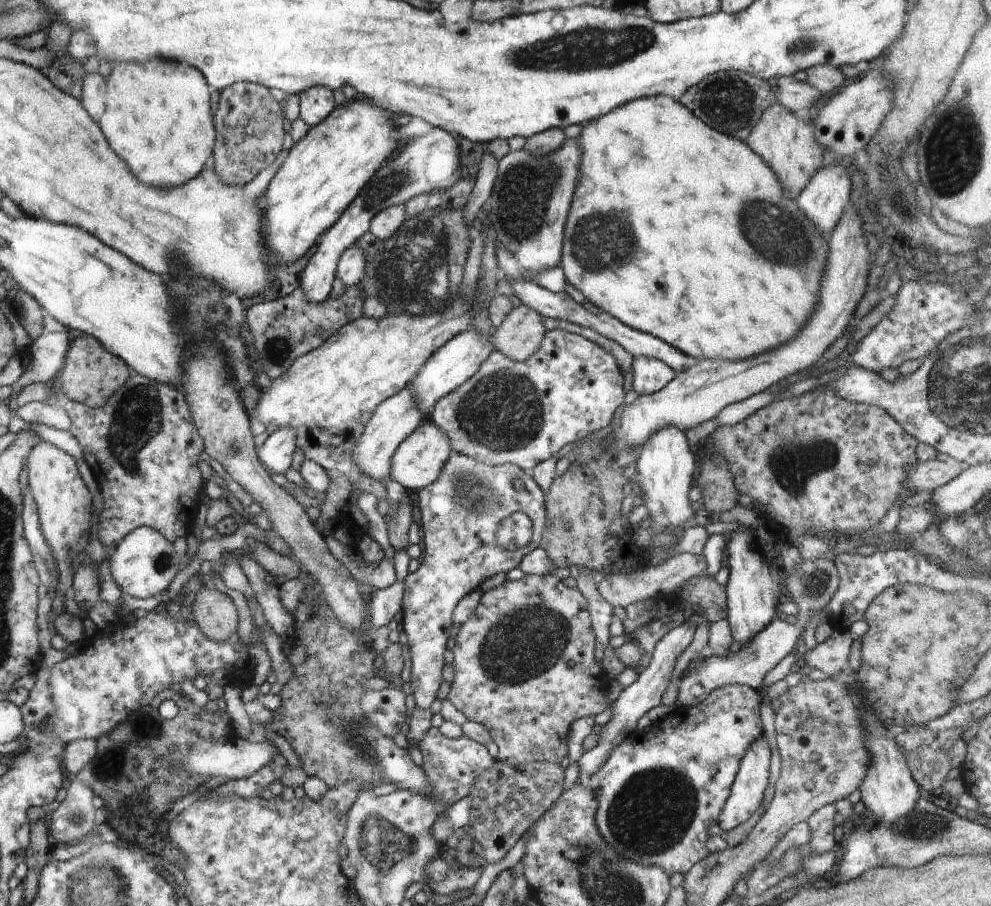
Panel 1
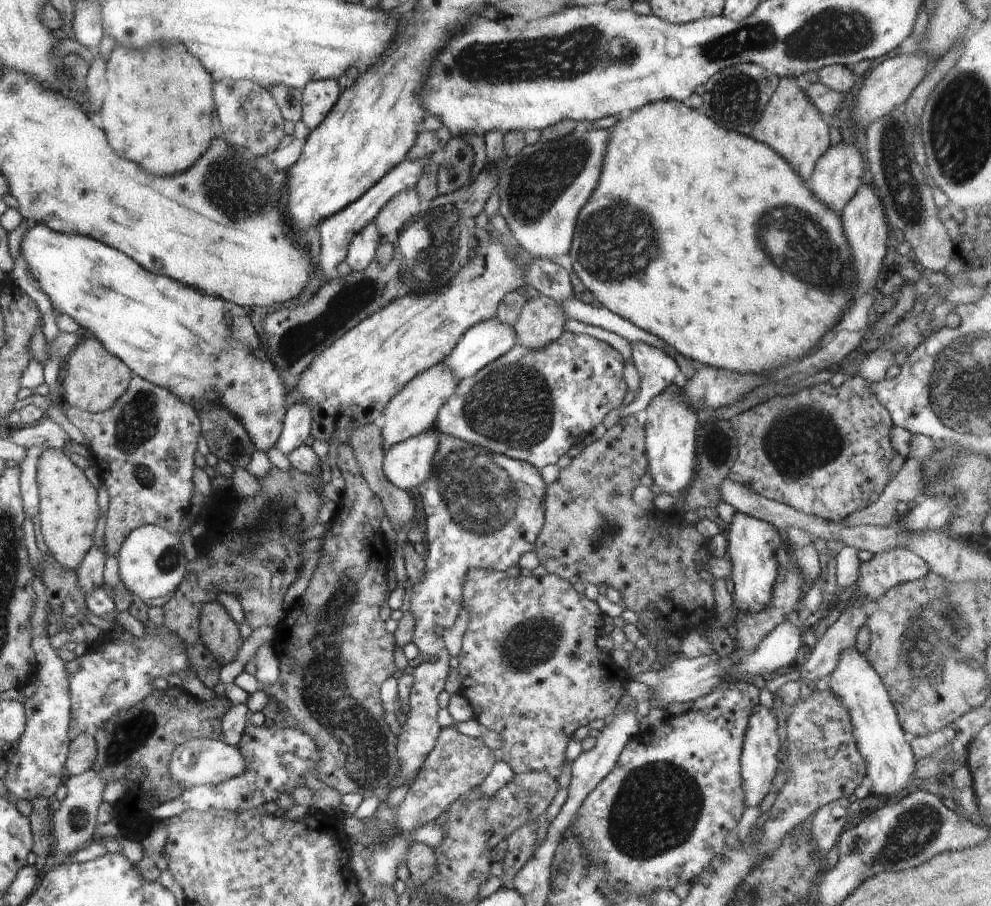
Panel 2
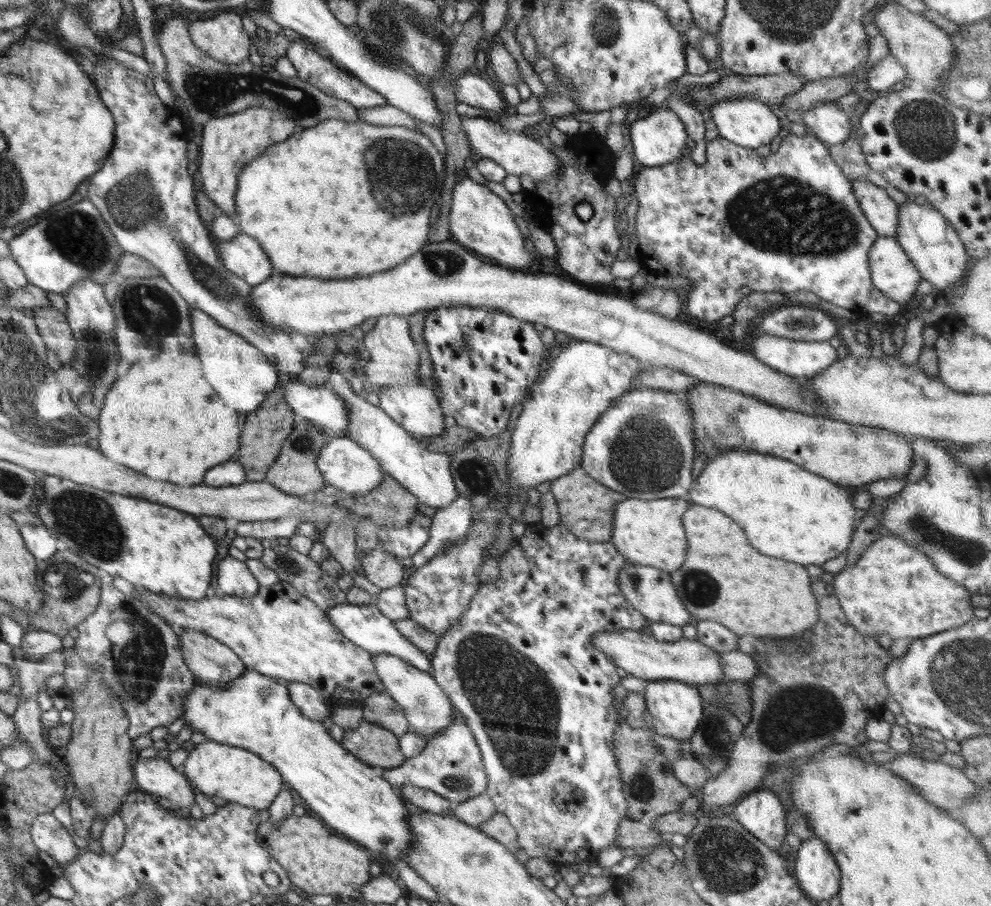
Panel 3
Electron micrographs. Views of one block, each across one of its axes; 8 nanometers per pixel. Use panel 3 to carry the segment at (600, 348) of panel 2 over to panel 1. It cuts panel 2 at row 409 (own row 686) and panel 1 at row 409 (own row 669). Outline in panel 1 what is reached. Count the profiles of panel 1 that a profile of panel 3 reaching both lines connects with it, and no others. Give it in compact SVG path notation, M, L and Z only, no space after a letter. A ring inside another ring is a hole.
M549 330L540 348L526 360L516 361L502 352L492 352L474 376L436 401L429 419L446 432L453 452L466 454L482 464L514 464L532 475L534 466L563 452L566 444L584 439L611 423L614 412L624 402L623 375L612 353L599 344L566 330Z

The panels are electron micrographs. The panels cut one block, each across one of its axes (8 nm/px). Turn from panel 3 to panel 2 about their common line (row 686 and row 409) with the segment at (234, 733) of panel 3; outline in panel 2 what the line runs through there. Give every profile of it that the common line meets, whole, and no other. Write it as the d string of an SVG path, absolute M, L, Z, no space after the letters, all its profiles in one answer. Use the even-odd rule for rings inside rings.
M35 223L34 226L28 229L20 243L20 251L20 254L28 264L28 272L38 282L40 289L48 296L54 310L59 311L62 315L68 315L80 327L92 332L96 339L106 346L107 352L119 357L127 365L127 368L131 369L137 376L151 382L151 384L170 390L180 400L192 406L196 413L208 410L214 404L224 406L244 426L256 451L268 453L274 447L276 440L280 437L282 428L284 428L284 414L287 412L286 408L284 408L284 402L286 402L288 395L286 386L284 386L284 382L278 375L279 372L274 370L272 362L266 358L266 354L261 348L258 336L251 324L250 311L246 307L240 307L218 297L206 295L197 289L180 284L180 282L176 282L166 276L153 274L144 269L142 265L138 265L131 257L119 252L118 249L111 248L98 240L94 240L94 238L82 236L82 234L55 232L43 223Z

